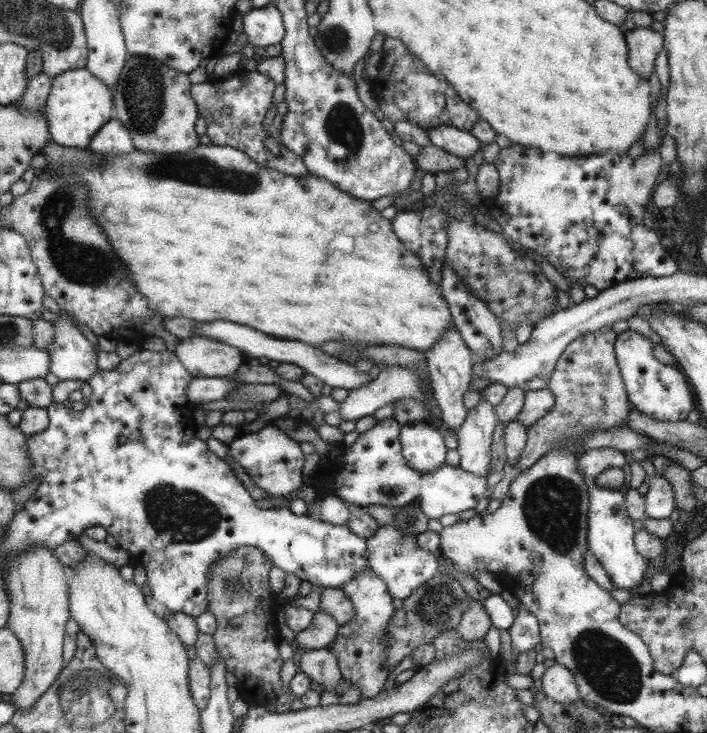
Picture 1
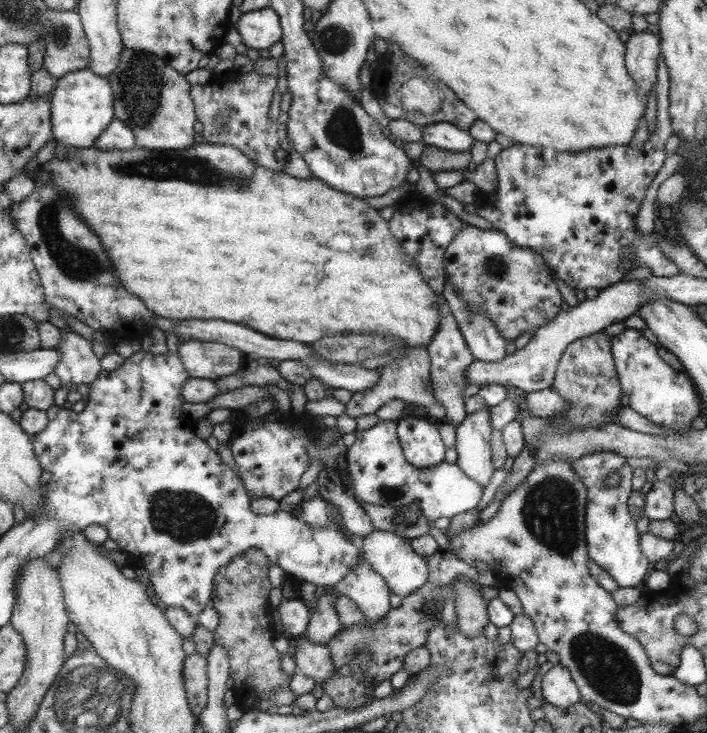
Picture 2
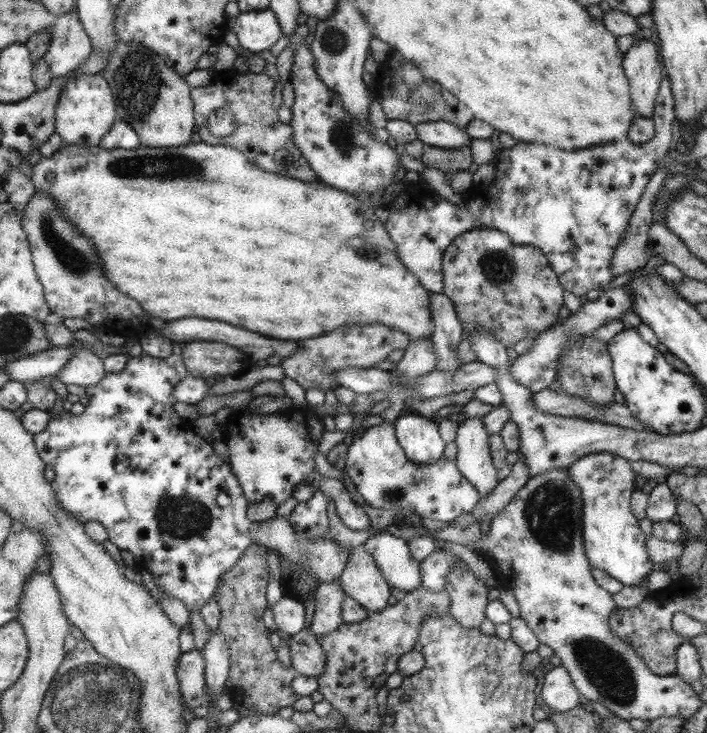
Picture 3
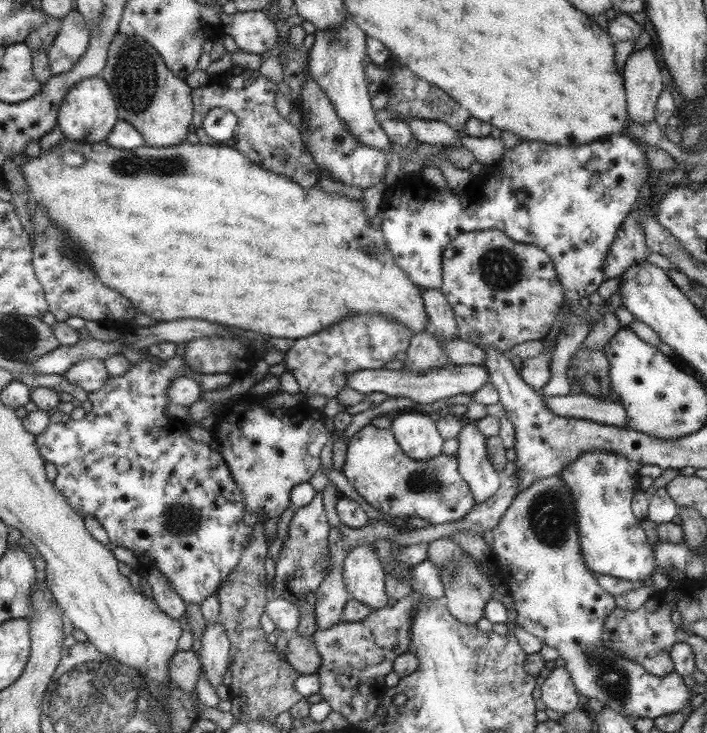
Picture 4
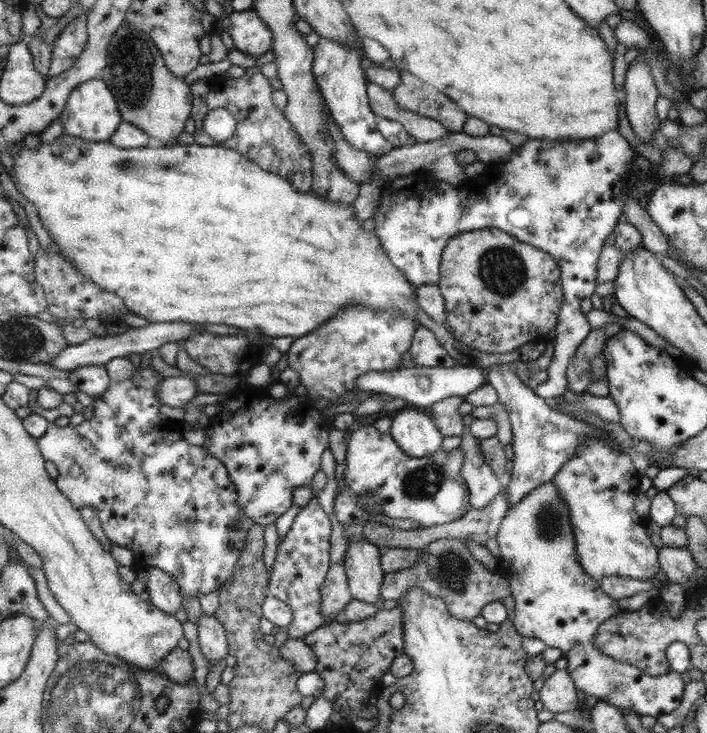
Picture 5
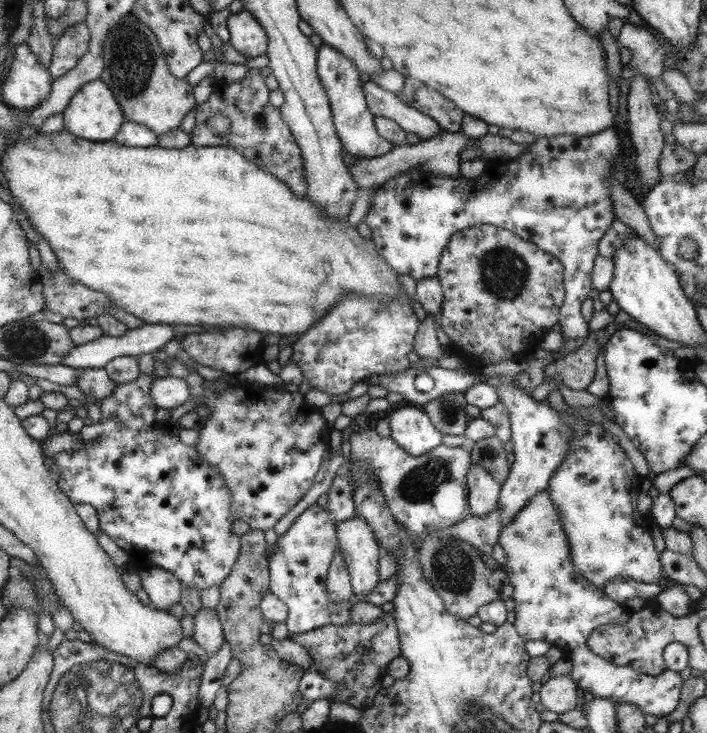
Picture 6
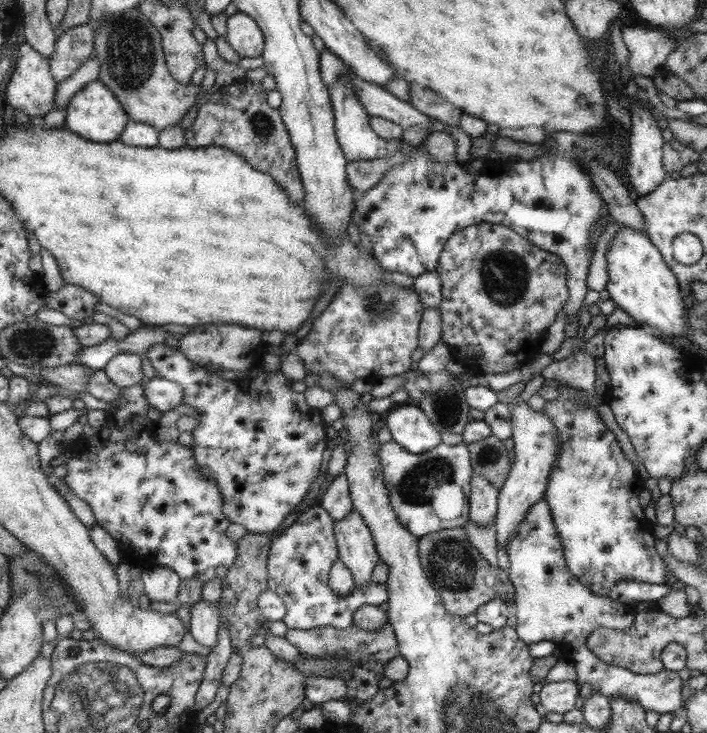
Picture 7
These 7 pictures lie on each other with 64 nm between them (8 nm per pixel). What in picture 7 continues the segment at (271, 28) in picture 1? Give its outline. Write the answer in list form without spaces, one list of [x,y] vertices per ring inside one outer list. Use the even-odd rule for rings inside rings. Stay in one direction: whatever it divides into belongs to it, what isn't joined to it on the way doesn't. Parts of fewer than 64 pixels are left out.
[[[235,11],[226,18],[226,28],[224,40],[239,58],[253,58],[262,54],[265,38],[257,22],[247,13]]]

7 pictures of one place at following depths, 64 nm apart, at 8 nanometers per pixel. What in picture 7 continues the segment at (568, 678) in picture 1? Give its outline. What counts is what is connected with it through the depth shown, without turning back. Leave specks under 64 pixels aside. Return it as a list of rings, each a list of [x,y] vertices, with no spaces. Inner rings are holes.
[[[573,681],[545,682],[537,694],[538,703],[546,712],[565,714],[577,700],[577,686]]]

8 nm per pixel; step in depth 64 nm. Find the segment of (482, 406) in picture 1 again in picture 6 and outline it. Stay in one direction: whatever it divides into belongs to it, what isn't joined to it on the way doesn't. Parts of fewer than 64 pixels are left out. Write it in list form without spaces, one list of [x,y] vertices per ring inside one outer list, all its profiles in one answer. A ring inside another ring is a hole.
[[[470,464],[466,476],[467,494],[465,498],[471,516],[487,516],[498,506],[498,494],[501,485],[477,464]]]

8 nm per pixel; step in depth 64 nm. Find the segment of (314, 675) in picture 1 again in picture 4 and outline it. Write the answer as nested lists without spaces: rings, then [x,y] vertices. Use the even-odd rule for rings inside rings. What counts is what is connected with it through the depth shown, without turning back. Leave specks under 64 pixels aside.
[[[287,635],[284,660],[299,674],[313,674],[321,667],[321,657],[310,636]]]

